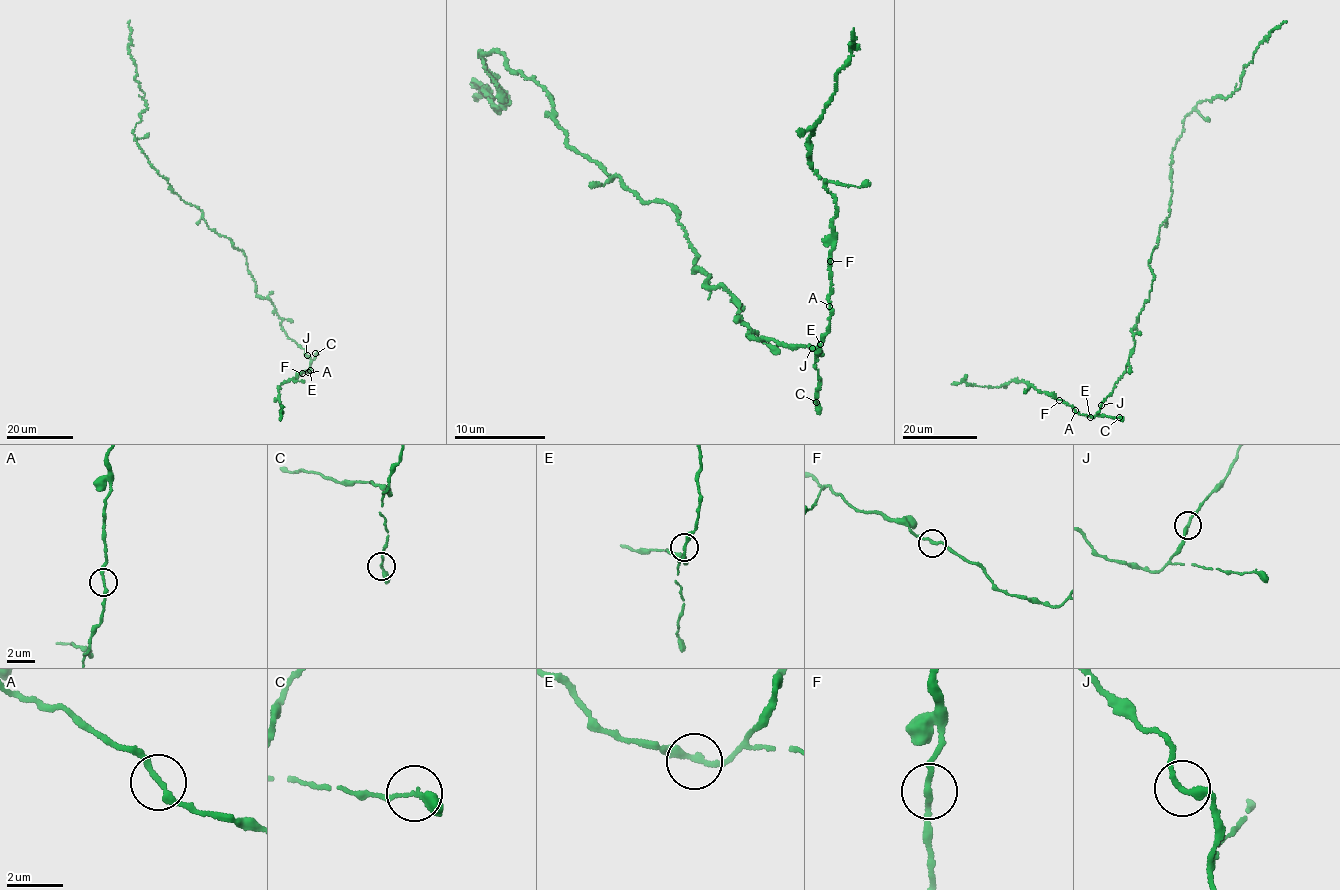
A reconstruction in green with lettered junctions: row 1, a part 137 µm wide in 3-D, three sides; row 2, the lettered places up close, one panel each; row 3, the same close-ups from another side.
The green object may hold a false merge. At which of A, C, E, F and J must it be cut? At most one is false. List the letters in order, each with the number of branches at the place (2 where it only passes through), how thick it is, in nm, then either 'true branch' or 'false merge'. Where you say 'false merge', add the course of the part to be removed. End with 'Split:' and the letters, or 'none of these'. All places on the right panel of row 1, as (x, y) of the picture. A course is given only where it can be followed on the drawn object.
A: 2 | 220 nm | true branch
C: 2 | 240 nm | true branch
E: 2 | 240 nm | true branch
F: 2 | 200 nm | true branch
J: 2 | 240 nm | true branch
Split: none of these

